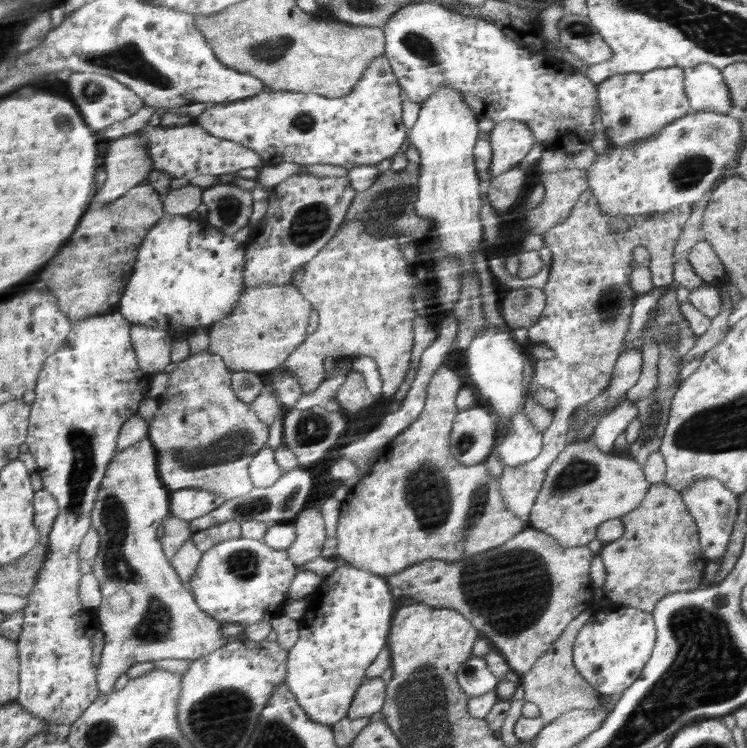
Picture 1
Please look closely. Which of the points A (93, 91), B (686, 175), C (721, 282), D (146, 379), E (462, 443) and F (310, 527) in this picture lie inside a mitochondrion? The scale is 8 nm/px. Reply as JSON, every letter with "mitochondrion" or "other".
{"A":"mitochondrion","B":"mitochondrion","C":"other","D":"other","E":"mitochondrion","F":"other"}

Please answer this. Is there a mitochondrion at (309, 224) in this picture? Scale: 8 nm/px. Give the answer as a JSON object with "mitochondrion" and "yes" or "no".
{"mitochondrion":"yes"}

